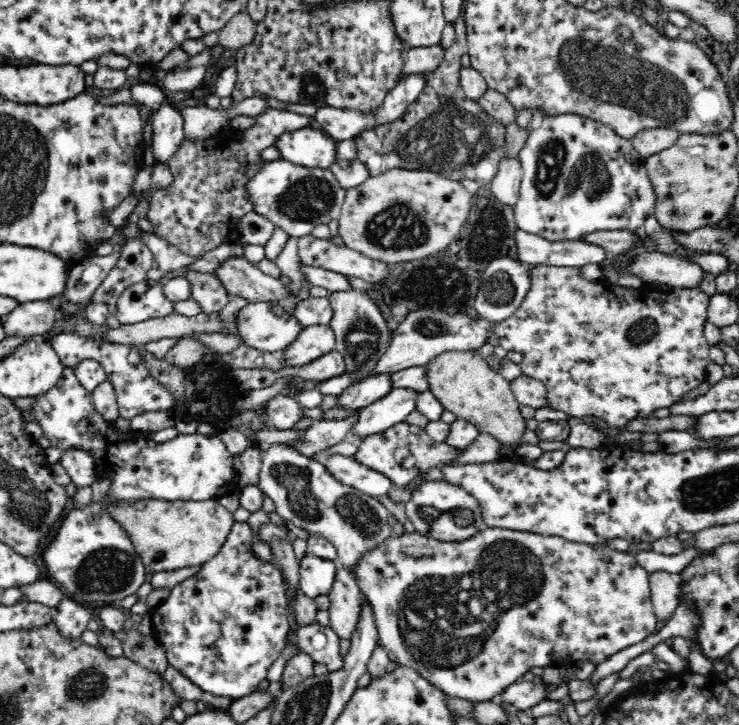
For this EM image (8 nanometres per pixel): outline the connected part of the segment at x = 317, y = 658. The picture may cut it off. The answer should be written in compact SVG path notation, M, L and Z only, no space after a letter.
M316 622L297 630L297 646L300 650L311 656L314 662L326 665L330 673L342 668L344 664L344 657L341 657L339 651L340 639L329 626L322 626Z

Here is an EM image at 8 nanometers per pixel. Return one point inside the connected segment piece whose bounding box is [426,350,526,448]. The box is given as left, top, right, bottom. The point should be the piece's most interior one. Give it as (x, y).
(465, 384)

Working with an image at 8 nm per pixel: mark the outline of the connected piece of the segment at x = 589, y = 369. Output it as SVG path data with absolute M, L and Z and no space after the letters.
M536 264L528 266L532 288L528 290L526 298L518 306L516 312L510 318L496 323L494 326L494 335L498 338L499 345L507 352L521 352L523 359L519 362L522 374L531 376L536 380L542 381L547 390L547 406L556 410L566 412L570 417L577 420L590 419L604 428L626 428L629 420L635 418L646 418L657 408L666 408L678 402L690 390L698 388L700 384L706 382L706 366L709 363L708 350L711 347L704 337L703 326L707 321L707 310L710 296L704 293L700 288L684 287L673 288L666 292L658 287L652 287L652 284L642 283L634 289L618 289L605 281L588 281L580 277L578 267L548 266L547 264Z

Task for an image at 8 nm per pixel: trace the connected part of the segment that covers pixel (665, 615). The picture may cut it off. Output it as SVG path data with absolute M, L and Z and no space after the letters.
M658 571L650 574L651 603L657 619L665 623L680 603L681 584L679 573Z

